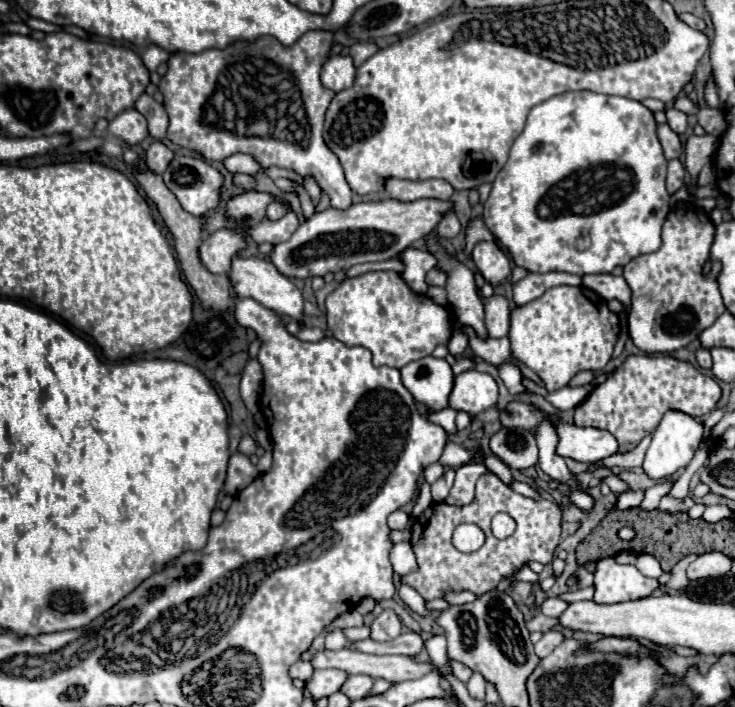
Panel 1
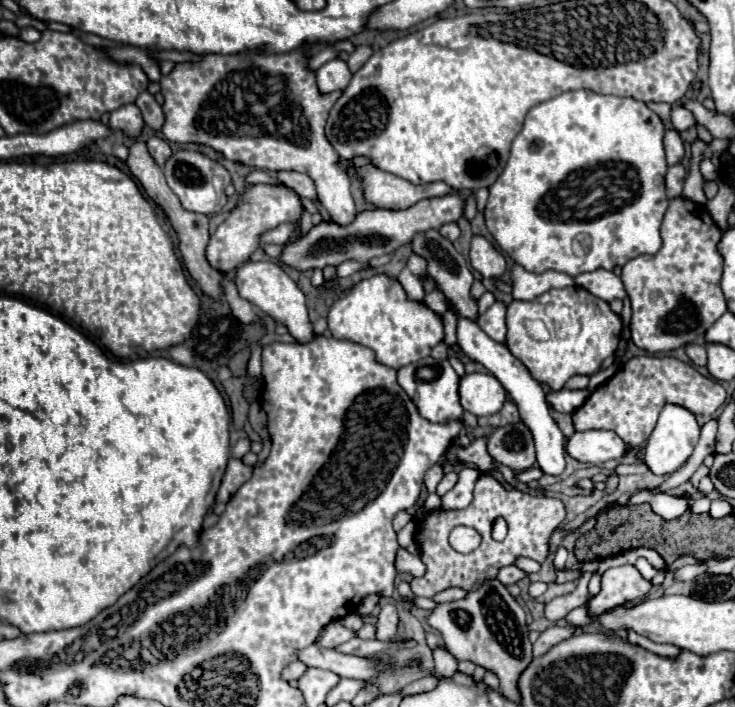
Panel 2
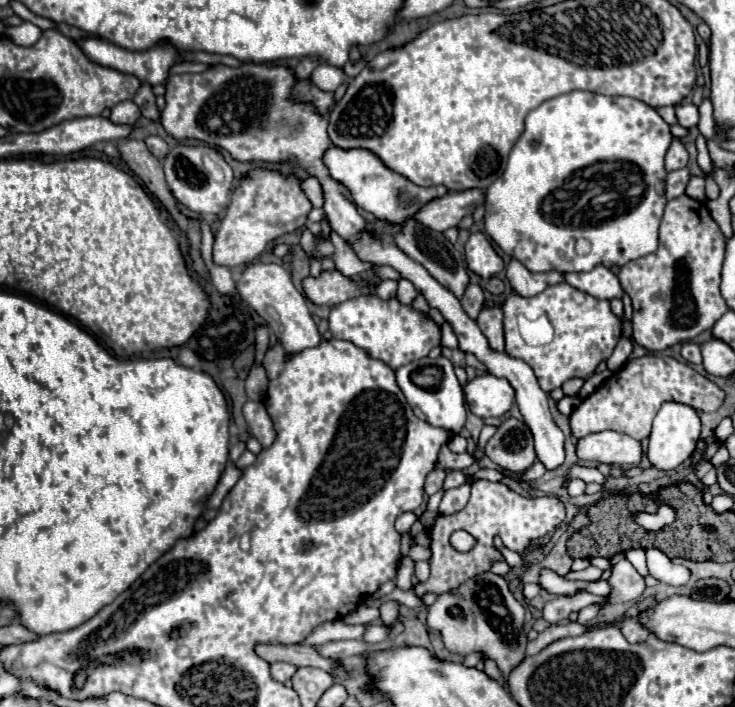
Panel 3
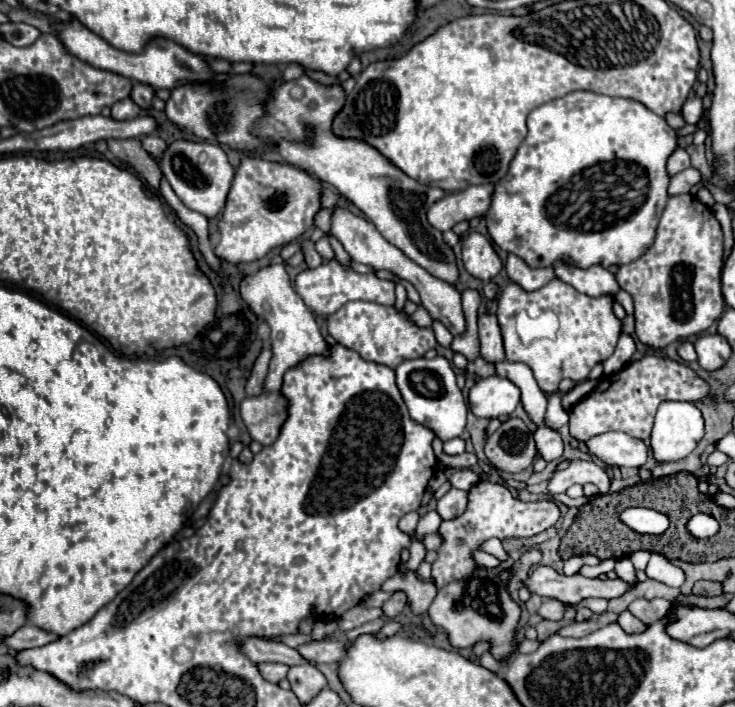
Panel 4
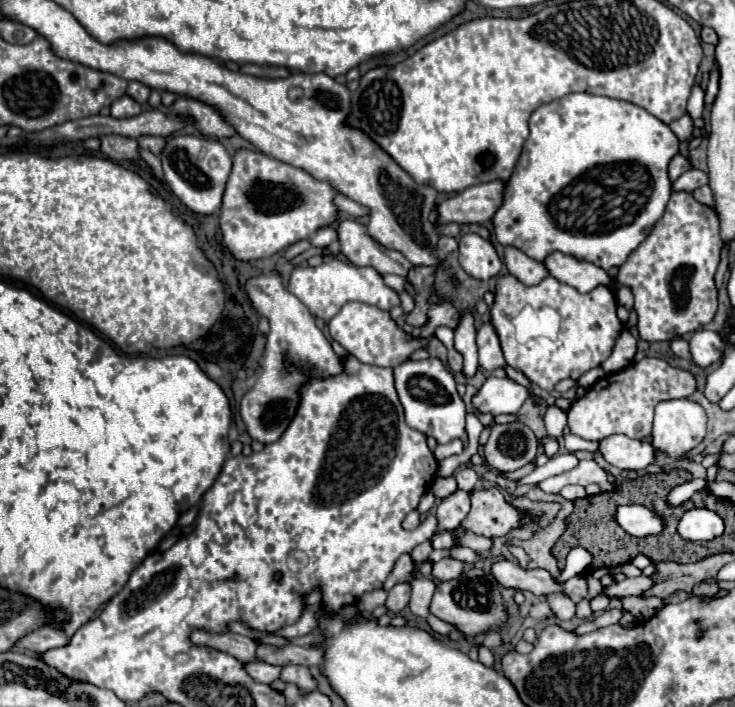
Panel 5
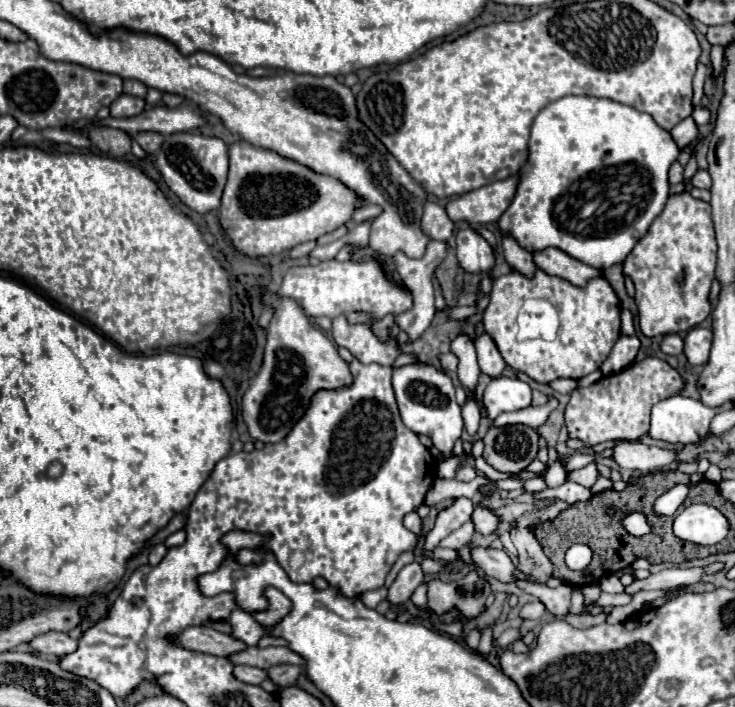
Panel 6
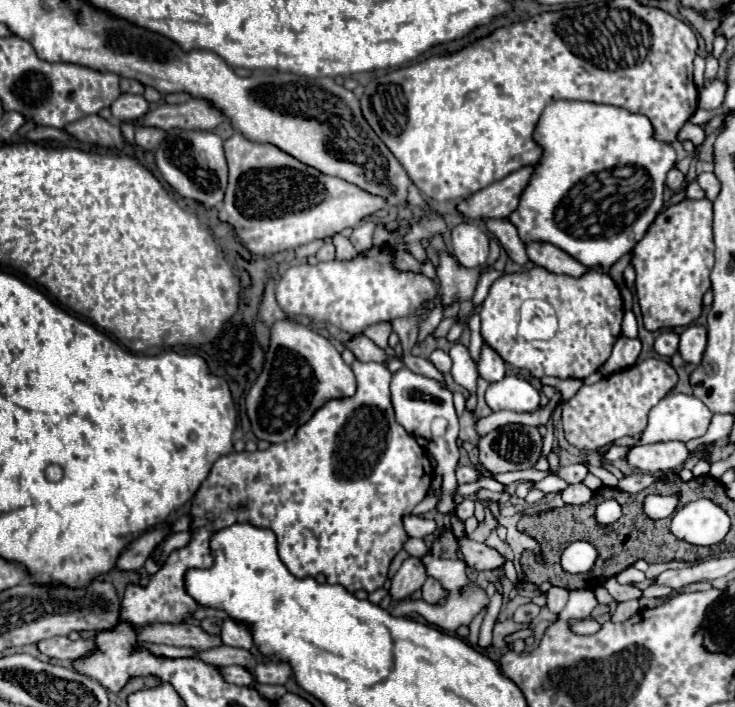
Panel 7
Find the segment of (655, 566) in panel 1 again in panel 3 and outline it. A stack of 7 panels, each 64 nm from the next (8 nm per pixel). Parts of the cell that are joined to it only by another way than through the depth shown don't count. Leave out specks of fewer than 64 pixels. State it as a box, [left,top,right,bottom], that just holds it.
[626,550,648,576]

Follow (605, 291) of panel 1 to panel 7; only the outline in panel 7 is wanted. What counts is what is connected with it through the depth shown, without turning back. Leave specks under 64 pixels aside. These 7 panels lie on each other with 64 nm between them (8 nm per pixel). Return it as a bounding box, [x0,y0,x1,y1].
[526,242,588,278]

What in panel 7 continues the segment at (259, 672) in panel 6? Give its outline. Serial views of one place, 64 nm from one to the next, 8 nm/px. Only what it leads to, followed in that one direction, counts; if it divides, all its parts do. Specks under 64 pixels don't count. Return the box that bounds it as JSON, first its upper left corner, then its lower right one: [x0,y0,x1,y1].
[222,666,256,686]

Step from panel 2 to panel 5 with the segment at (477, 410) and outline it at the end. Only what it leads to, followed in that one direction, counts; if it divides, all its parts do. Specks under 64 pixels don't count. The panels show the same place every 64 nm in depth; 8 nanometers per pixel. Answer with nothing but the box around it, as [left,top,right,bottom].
[472,378,528,414]

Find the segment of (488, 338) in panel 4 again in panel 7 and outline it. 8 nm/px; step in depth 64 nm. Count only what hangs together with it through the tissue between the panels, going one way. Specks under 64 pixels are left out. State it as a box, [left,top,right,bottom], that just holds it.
[478,342,504,382]

